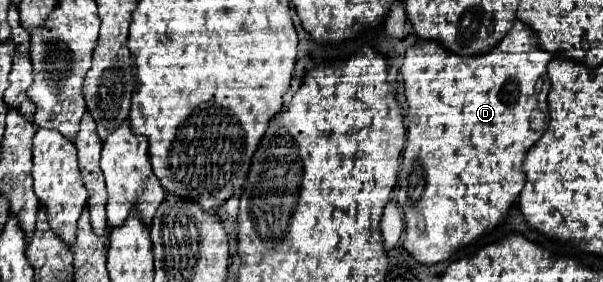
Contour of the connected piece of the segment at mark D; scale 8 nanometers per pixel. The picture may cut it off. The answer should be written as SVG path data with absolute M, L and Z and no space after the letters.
M514 20L512 28L508 30L508 34L490 50L478 56L460 56L454 54L450 50L446 50L440 42L436 40L418 40L412 46L408 46L406 54L404 54L404 64L402 64L402 80L404 80L404 94L406 94L406 104L408 104L408 114L406 114L406 146L404 146L404 154L402 154L402 166L400 166L400 174L398 174L398 204L404 212L404 220L406 220L406 236L404 236L404 248L422 264L436 264L442 260L448 260L450 254L466 244L472 244L480 234L496 228L500 222L504 222L508 208L512 206L514 198L520 194L526 176L520 170L522 160L528 152L528 148L532 144L538 142L538 138L542 136L542 130L532 130L530 128L530 116L532 110L540 108L542 112L548 112L548 92L550 92L550 78L546 72L548 62L552 60L552 54L546 54L546 50L542 50L536 42L534 42L534 34L530 34L530 30L526 30L526 26L522 26L522 22Z

